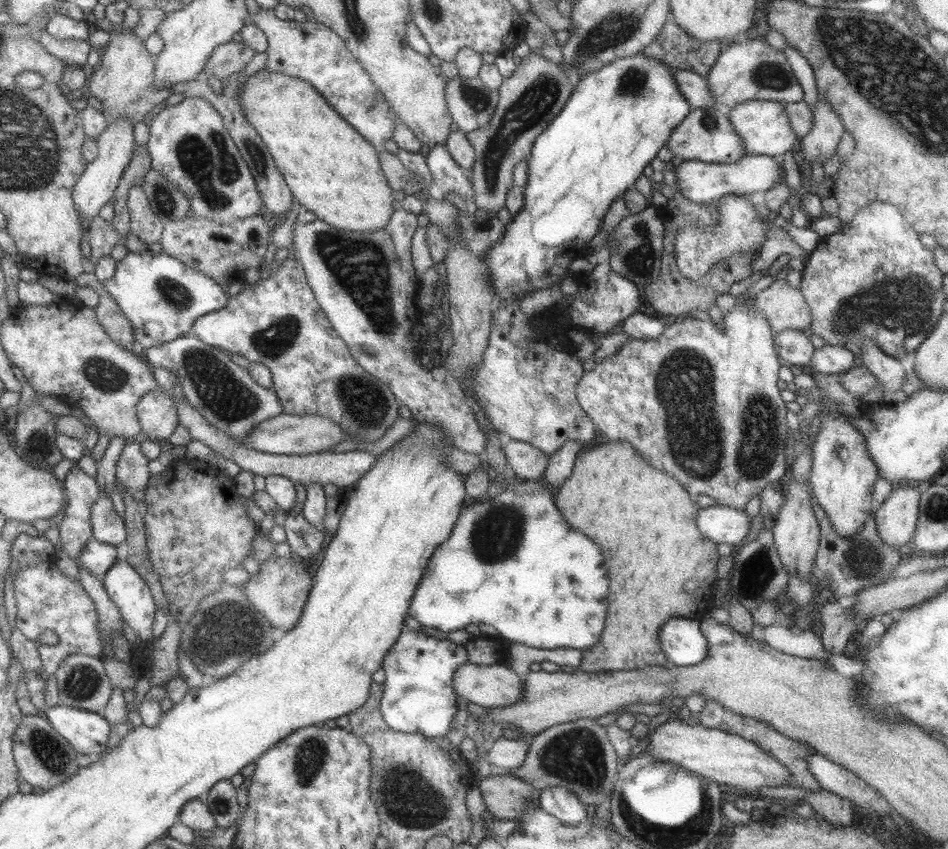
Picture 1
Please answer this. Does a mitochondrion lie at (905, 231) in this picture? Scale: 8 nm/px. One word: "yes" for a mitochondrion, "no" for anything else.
no

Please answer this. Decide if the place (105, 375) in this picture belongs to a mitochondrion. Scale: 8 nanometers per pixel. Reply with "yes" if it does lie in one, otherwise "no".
yes

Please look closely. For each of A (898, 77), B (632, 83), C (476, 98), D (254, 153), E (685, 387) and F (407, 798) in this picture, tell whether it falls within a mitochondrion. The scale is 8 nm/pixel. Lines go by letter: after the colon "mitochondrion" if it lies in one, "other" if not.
A: mitochondrion
B: mitochondrion
C: mitochondrion
D: mitochondrion
E: mitochondrion
F: mitochondrion

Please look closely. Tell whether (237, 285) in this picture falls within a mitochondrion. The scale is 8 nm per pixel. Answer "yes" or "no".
no

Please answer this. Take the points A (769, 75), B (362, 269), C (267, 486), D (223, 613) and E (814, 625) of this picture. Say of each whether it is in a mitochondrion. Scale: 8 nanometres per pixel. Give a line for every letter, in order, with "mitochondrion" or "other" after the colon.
A: mitochondrion
B: mitochondrion
C: other
D: mitochondrion
E: other

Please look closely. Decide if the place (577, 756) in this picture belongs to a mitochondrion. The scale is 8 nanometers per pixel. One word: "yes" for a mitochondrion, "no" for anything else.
yes

